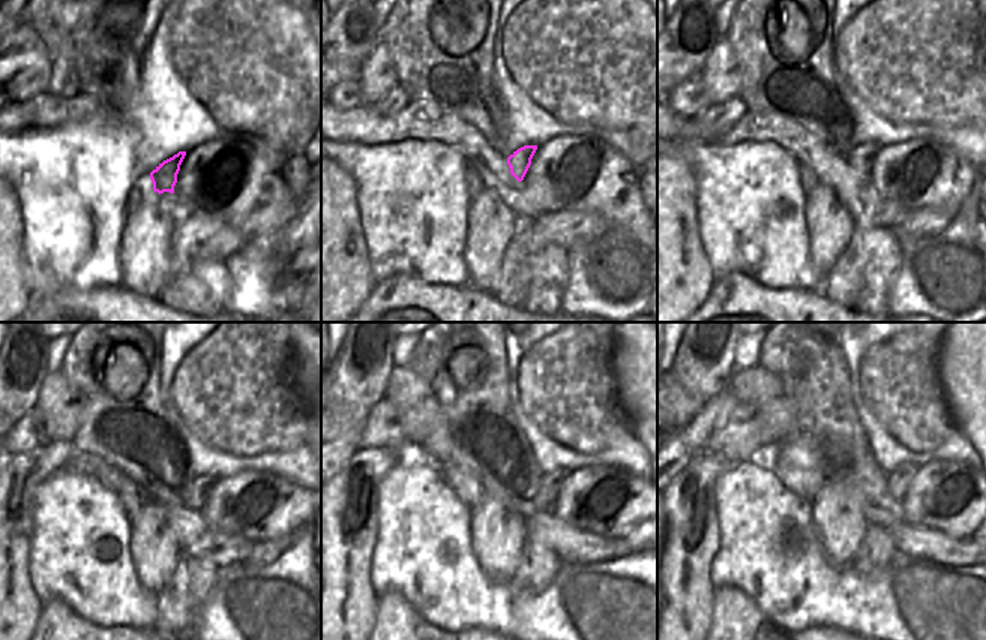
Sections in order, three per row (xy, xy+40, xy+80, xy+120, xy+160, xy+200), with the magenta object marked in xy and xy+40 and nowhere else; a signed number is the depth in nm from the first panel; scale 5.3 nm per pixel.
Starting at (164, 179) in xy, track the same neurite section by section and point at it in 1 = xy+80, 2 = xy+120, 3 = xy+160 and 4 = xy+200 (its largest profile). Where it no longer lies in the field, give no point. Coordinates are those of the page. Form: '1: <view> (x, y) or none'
1: xy+80 (860, 158)
2: xy+120 (192, 495)
3: xy+160 (545, 496)
4: xy+200 (898, 481)

